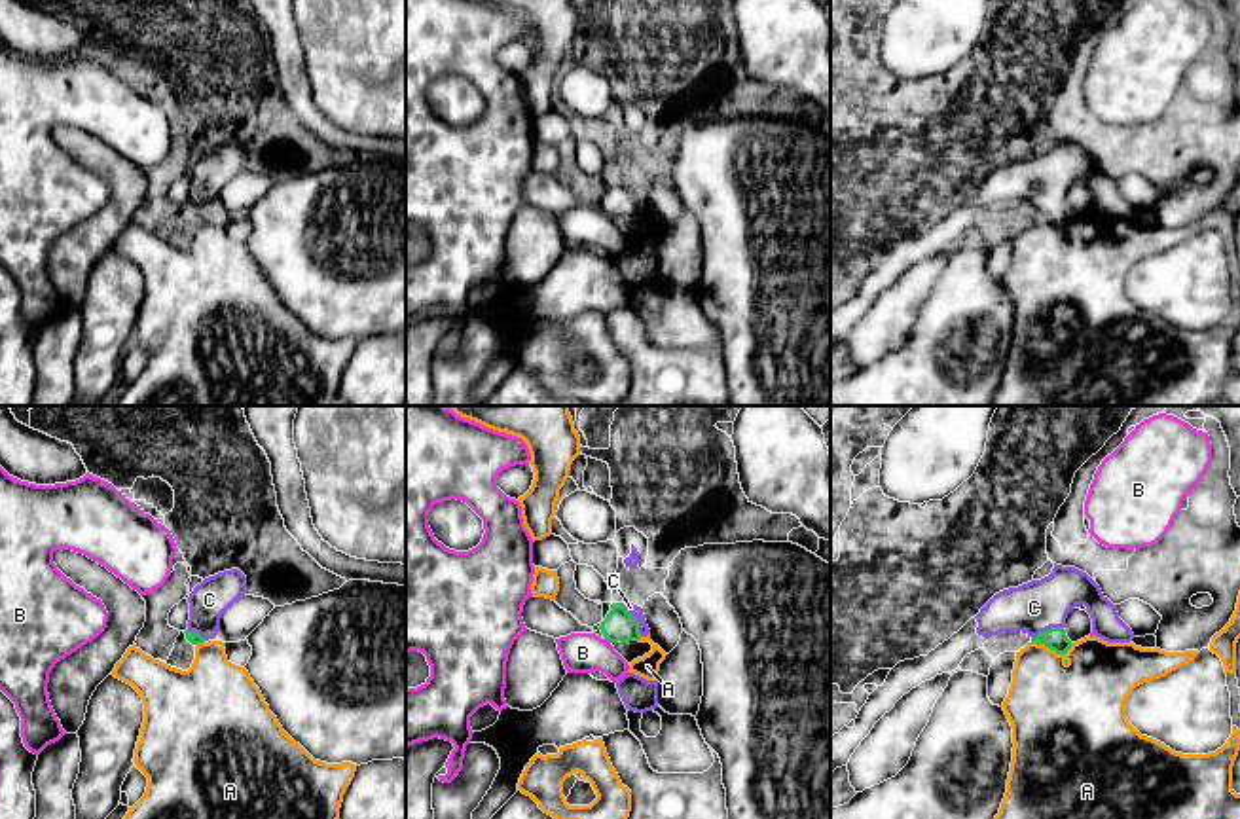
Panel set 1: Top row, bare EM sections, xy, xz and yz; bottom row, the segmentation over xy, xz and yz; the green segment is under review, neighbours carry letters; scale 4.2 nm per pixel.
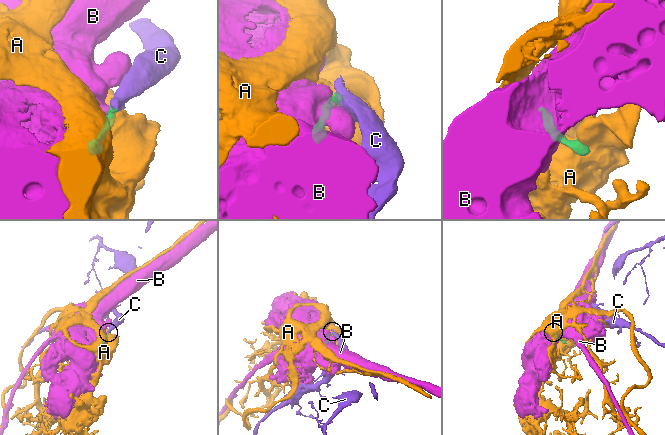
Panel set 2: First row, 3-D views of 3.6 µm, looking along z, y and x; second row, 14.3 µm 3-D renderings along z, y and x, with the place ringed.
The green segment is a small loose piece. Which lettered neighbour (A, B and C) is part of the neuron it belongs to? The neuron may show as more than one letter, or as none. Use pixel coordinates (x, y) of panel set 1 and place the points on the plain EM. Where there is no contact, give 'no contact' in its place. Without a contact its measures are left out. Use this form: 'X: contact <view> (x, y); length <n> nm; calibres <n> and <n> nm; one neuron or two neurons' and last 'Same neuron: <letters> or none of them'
A: contact yz (1053, 224); length 180 nm; calibres 90 and 400 nm; two neurons
B: contact xz (607, 215); length 40 nm; calibres 130 and 180 nm; two neurons
C: contact xz (636, 194); length 170 nm; calibres 130 and 50 nm; one neuron
Same neuron: C

